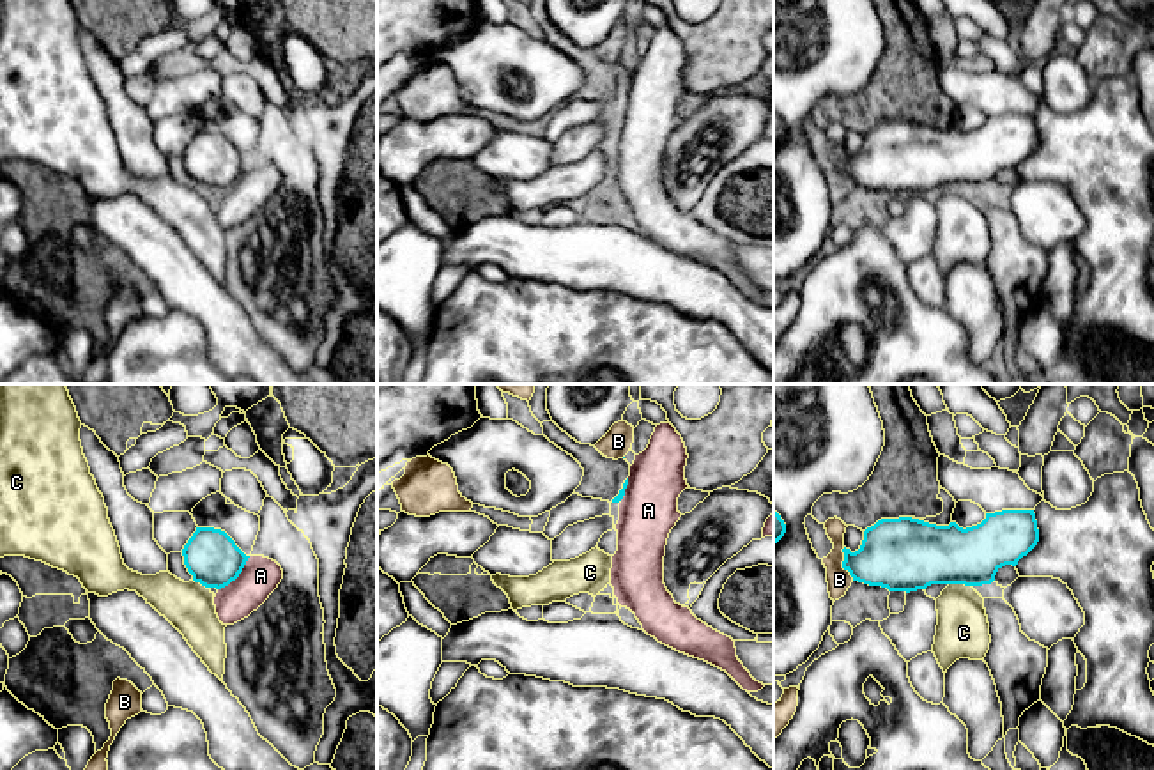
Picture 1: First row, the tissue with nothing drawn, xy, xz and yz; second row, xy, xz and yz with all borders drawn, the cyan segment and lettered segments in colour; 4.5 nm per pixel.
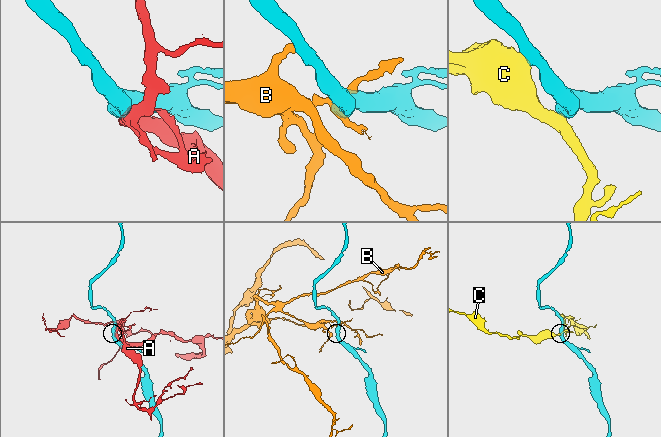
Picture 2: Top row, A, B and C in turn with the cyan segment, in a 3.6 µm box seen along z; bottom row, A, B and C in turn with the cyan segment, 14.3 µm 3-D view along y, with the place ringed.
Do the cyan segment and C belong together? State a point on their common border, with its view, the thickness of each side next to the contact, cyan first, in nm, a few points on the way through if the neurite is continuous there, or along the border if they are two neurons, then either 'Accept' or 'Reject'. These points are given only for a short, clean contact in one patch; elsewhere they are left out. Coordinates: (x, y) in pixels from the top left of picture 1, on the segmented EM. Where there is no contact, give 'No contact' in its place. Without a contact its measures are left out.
Touches cyan at yz (960, 583). Thickness 320 nm (cyan) against 240 nm. Boundary: yz (949, 583), (970, 586). Reject

